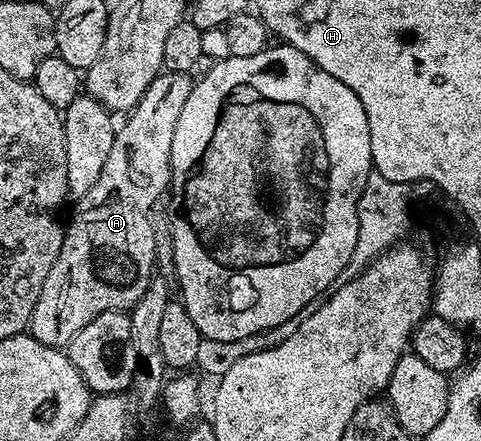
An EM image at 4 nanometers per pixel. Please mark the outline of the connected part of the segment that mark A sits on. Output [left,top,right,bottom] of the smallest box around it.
[30,72,193,350]

